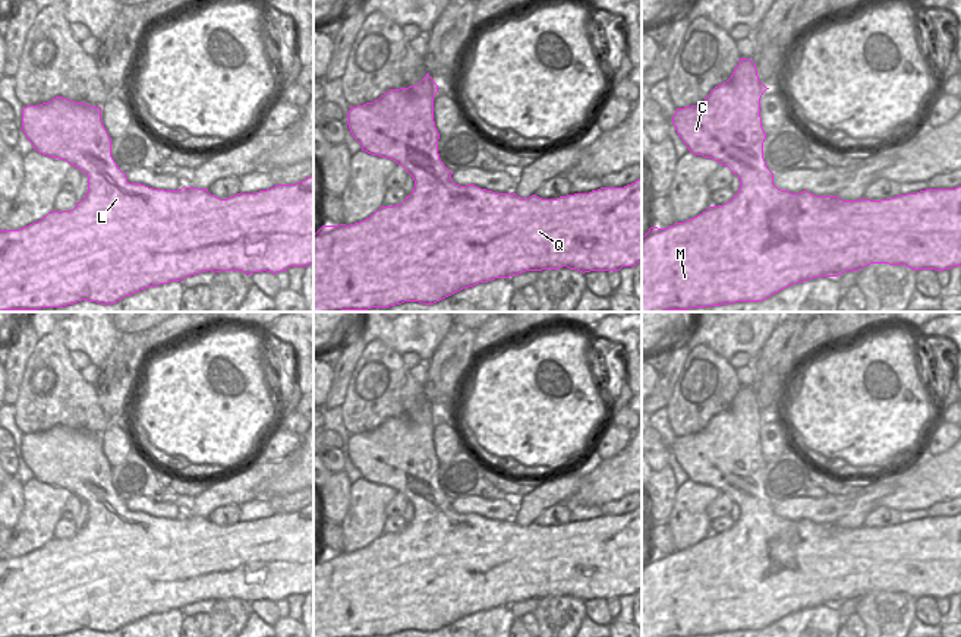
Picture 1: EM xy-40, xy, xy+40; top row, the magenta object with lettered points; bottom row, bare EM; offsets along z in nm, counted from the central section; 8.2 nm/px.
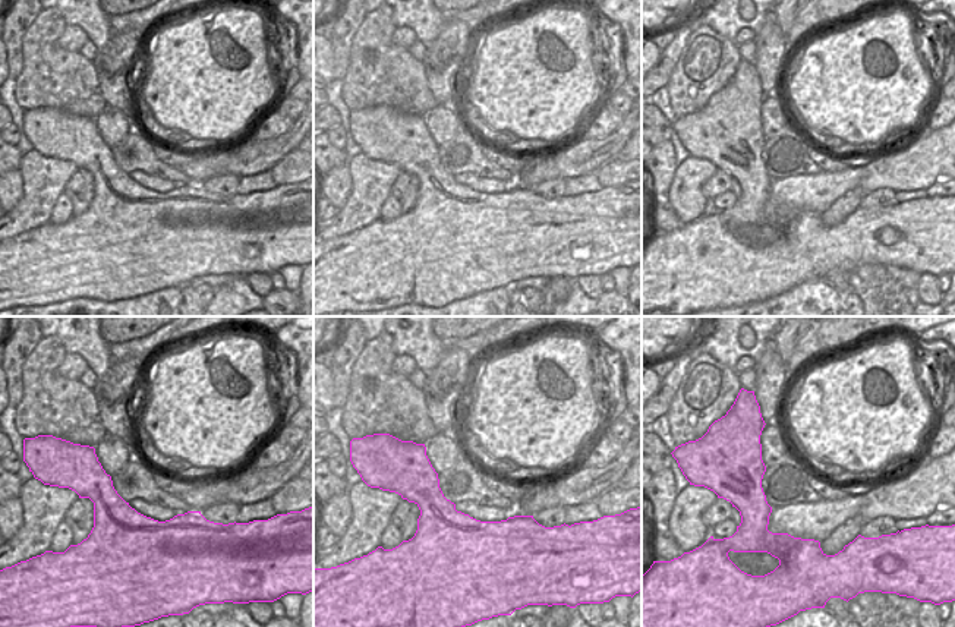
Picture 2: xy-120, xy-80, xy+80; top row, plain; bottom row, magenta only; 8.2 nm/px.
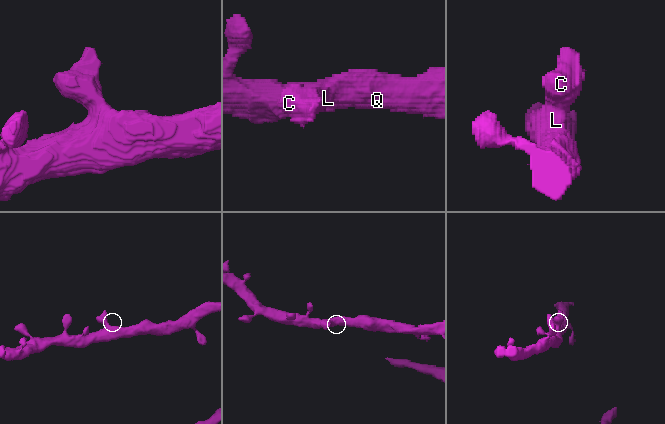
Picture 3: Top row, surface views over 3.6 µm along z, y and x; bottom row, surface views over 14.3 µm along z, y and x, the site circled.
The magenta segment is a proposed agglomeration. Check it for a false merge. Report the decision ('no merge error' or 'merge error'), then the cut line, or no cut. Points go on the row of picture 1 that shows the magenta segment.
no merge error | no cut

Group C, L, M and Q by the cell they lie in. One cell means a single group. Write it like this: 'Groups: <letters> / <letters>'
Groups: C L M Q

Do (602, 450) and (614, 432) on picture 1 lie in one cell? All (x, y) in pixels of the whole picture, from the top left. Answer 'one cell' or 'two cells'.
one cell

